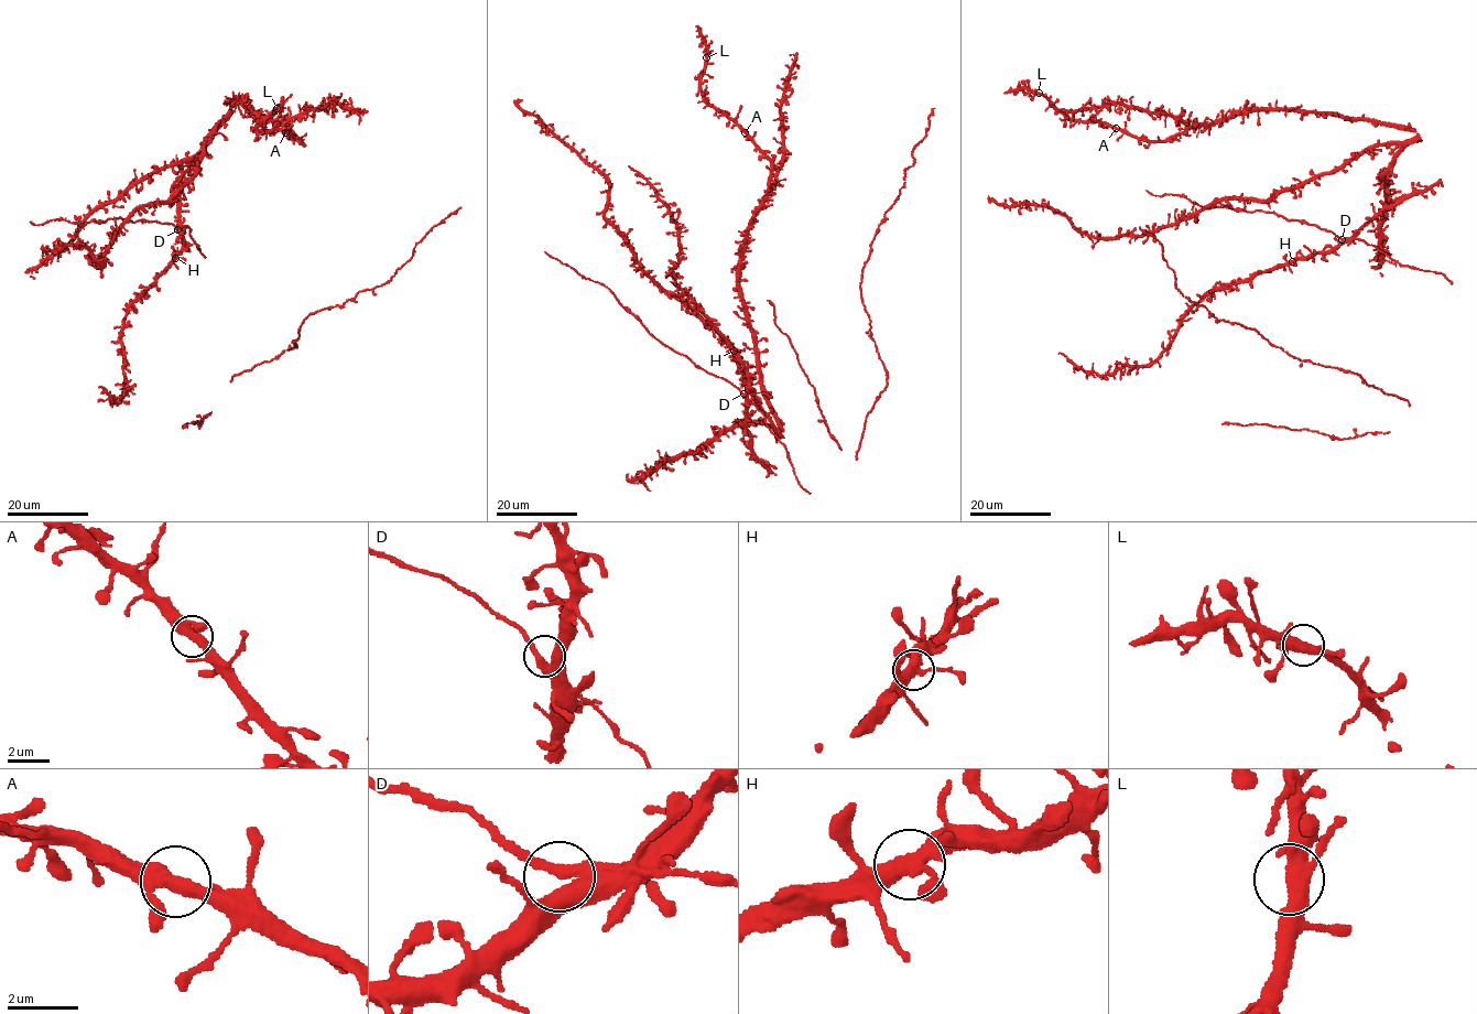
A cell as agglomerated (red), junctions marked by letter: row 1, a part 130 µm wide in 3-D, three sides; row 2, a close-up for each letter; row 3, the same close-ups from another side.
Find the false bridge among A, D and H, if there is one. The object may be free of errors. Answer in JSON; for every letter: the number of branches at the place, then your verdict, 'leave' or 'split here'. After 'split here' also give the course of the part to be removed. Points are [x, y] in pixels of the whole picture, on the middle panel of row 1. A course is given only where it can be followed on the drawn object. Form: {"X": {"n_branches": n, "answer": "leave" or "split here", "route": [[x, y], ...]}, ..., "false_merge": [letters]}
{"A": {"n_branches": 3, "answer": "leave"}, "D": {"n_branches": 2, "answer": "leave"}, "H": {"n_branches": 3, "answer": "leave"}, "false_merge": []}

